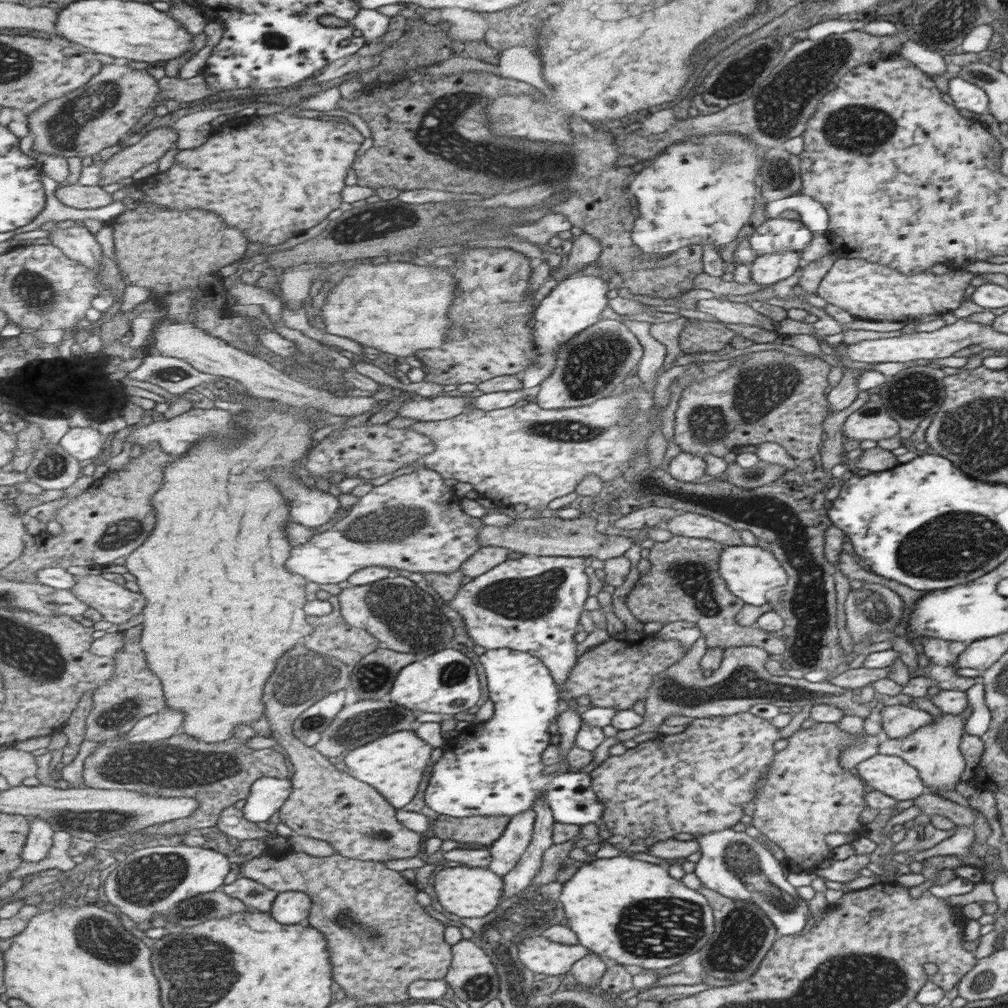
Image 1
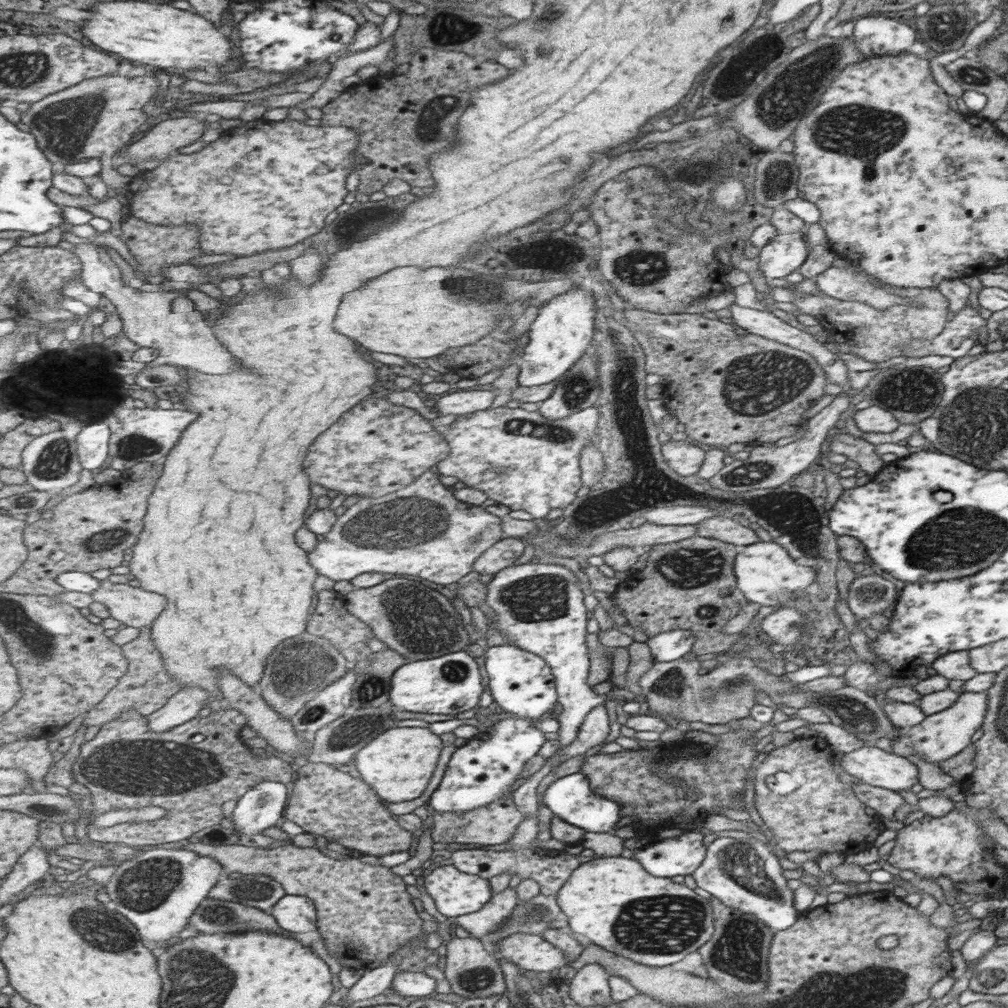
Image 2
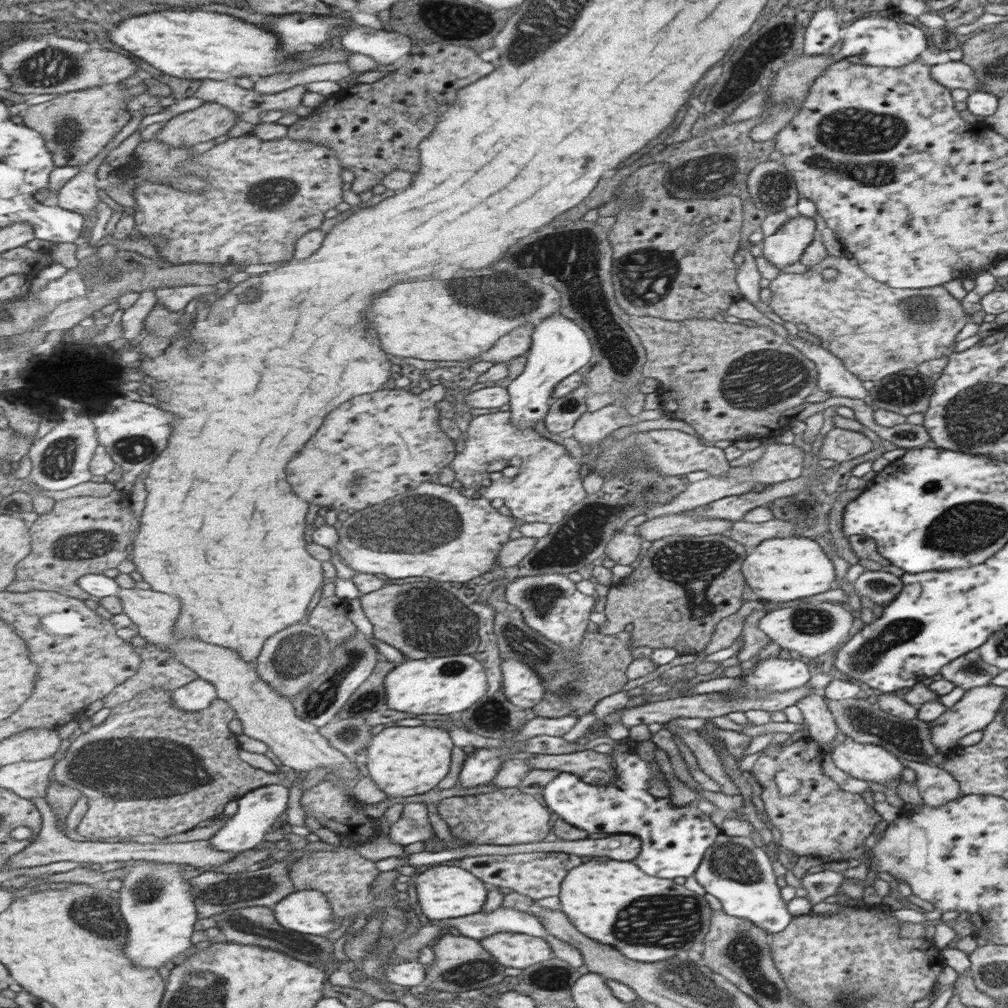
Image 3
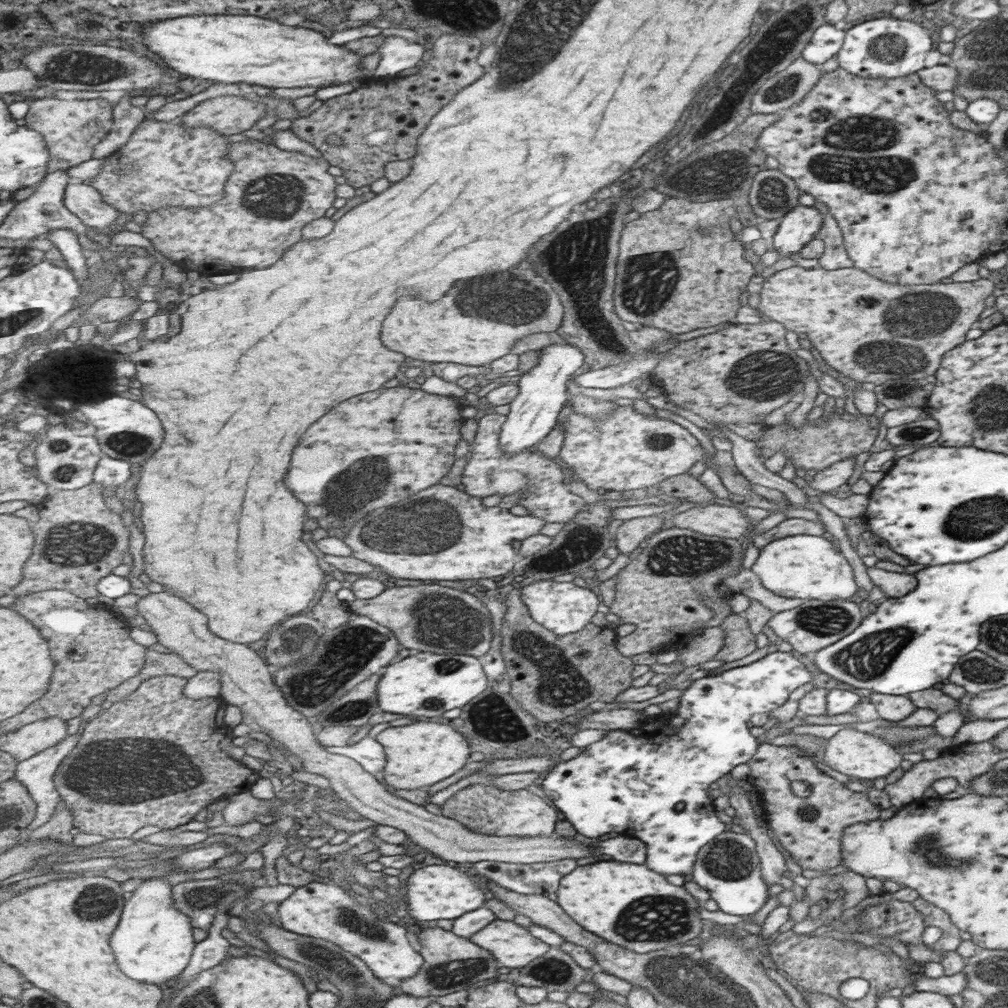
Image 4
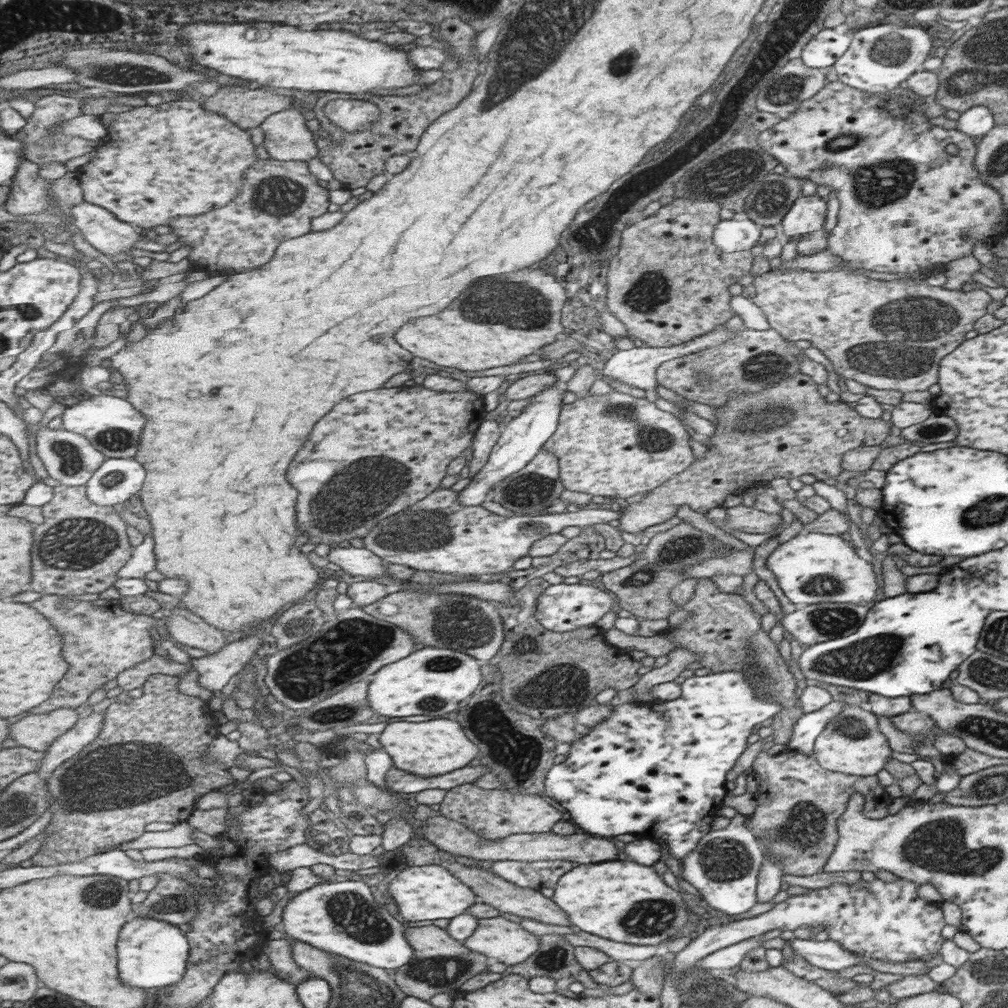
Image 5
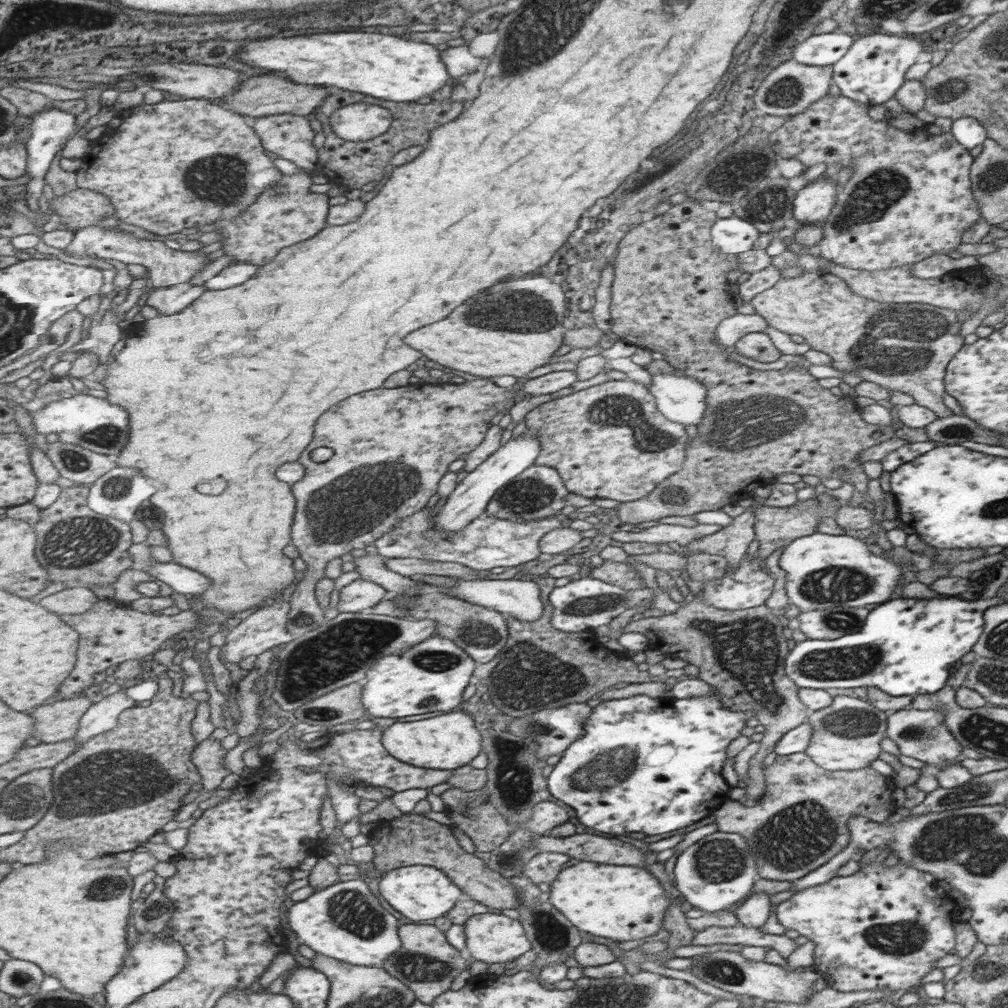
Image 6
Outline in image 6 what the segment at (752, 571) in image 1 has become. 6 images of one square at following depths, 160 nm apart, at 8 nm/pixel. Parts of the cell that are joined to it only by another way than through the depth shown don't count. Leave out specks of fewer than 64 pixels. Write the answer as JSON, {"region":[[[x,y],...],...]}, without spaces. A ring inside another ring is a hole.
{"region":[[[814,533],[801,536],[787,545],[778,560],[778,566],[785,571],[786,581],[784,584],[788,603],[796,606],[800,612],[813,612],[821,608],[829,608],[829,604],[839,606],[867,606],[867,604],[881,604],[891,598],[899,578],[901,578],[901,567],[893,564],[881,556],[873,556],[864,541],[853,533],[842,536],[829,536],[829,534]]]}

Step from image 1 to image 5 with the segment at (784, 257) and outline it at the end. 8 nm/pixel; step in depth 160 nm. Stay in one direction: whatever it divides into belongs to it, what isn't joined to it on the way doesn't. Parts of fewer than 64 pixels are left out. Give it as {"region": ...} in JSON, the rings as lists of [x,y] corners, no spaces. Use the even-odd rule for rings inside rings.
{"region":[[[801,194],[785,213],[778,230],[796,241],[799,235],[821,229],[825,215],[826,203],[821,197],[816,194],[811,196]]]}

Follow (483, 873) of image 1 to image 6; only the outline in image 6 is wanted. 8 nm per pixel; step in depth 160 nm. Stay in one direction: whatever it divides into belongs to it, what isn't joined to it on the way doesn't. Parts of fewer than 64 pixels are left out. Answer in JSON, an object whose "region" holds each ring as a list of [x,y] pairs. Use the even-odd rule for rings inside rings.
{"region":[[[425,865],[404,866],[384,873],[380,881],[380,895],[403,917],[417,923],[445,916],[459,900],[467,897],[442,870]]]}

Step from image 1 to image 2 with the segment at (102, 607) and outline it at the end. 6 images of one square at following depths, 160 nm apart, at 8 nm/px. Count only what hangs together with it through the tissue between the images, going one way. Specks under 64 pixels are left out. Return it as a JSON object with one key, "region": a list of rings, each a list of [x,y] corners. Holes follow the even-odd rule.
{"region":[[[103,580],[95,592],[94,600],[106,606],[111,616],[138,629],[149,626],[163,614],[167,608],[167,598],[143,587],[129,586],[127,583],[113,583]]]}

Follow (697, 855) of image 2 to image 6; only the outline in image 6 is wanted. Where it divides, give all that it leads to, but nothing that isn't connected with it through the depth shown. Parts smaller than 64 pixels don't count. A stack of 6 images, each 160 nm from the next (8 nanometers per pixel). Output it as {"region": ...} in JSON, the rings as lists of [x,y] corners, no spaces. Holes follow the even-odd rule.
{"region":[[[711,687],[712,692],[699,698],[676,699],[673,697],[650,697],[647,695],[635,695],[624,699],[613,699],[600,701],[597,703],[591,714],[584,720],[584,734],[579,739],[573,741],[560,754],[559,760],[553,765],[553,769],[547,776],[547,787],[553,798],[565,802],[575,812],[579,822],[587,828],[593,828],[597,832],[603,834],[625,834],[625,832],[641,832],[644,836],[653,836],[653,834],[667,834],[673,830],[681,830],[691,826],[693,822],[701,820],[703,816],[707,816],[711,810],[719,807],[727,800],[727,792],[732,792],[730,786],[725,784],[725,780],[721,778],[721,767],[723,766],[723,758],[725,758],[725,746],[734,738],[739,736],[741,728],[745,727],[745,720],[754,717],[753,712],[746,711],[727,711],[721,707],[719,702],[720,696],[716,692],[715,687]]]}

